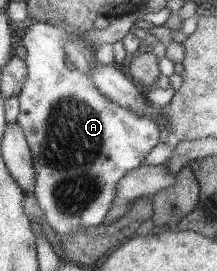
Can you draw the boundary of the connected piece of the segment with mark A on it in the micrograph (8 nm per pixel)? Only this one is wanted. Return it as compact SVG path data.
M33 21L26 28L20 43L27 48L27 79L18 95L19 115L16 121L25 134L33 160L33 196L43 210L47 225L63 238L71 236L73 232L87 232L102 224L112 204L118 200L119 180L127 172L144 164L145 156L159 144L160 137L159 124L155 124L151 118L139 116L129 108L123 108L110 100L87 74L68 68L63 50L66 37L71 37L69 32L46 22Z

